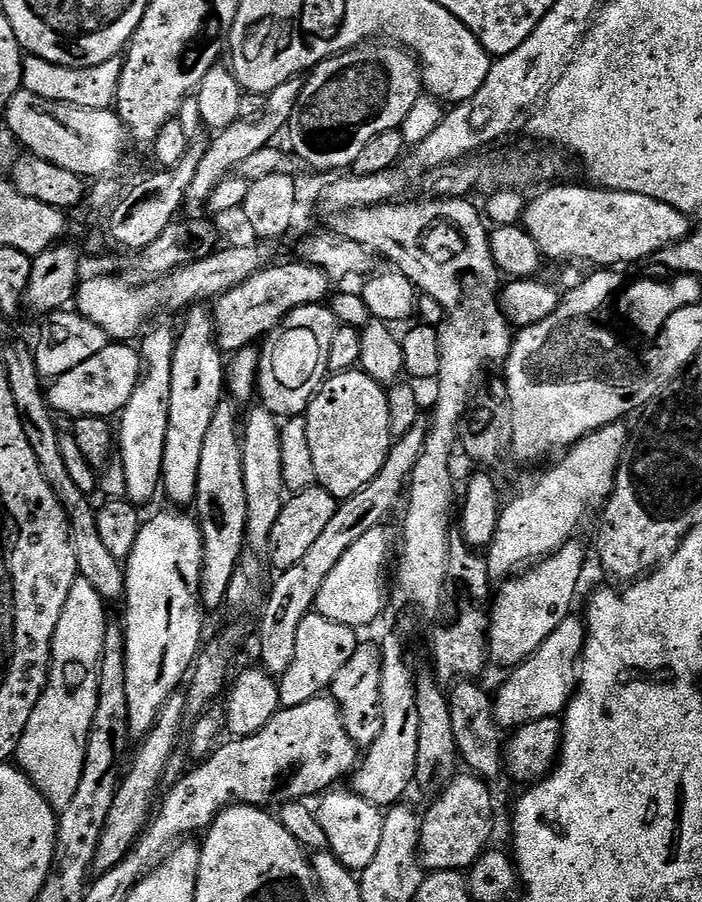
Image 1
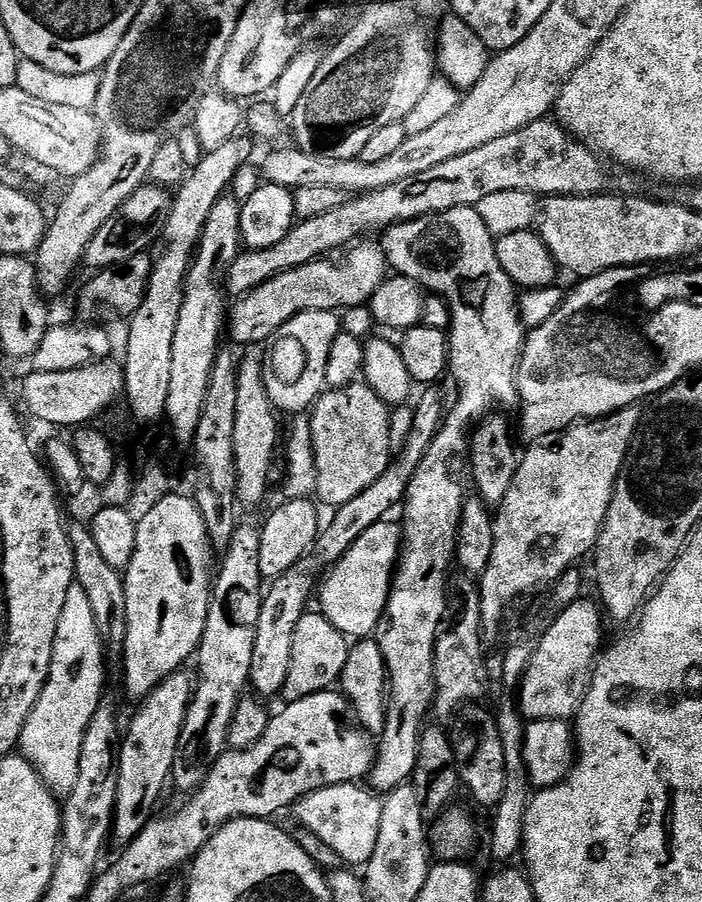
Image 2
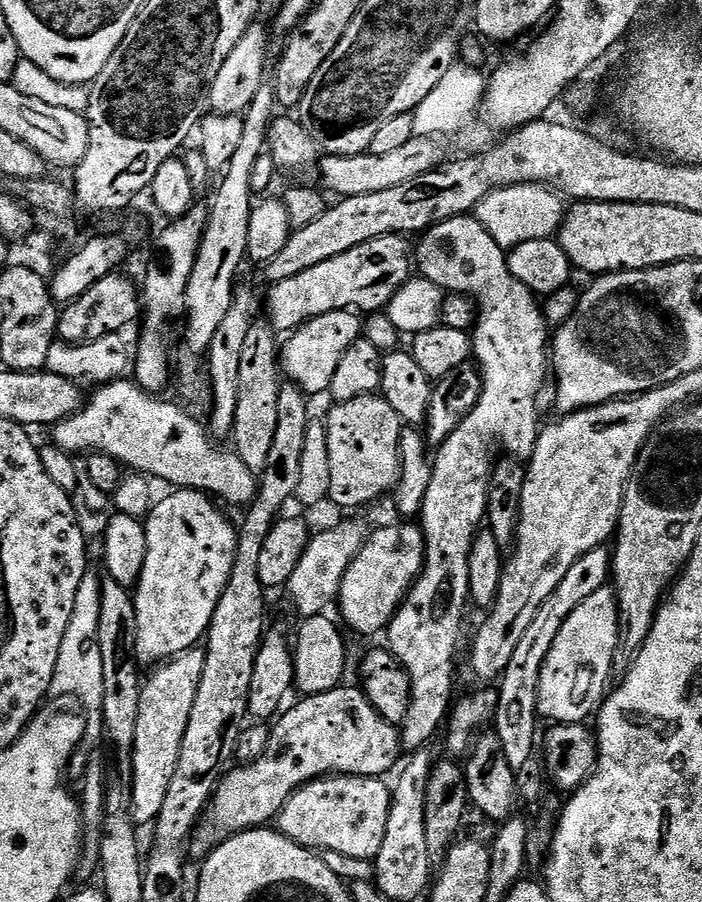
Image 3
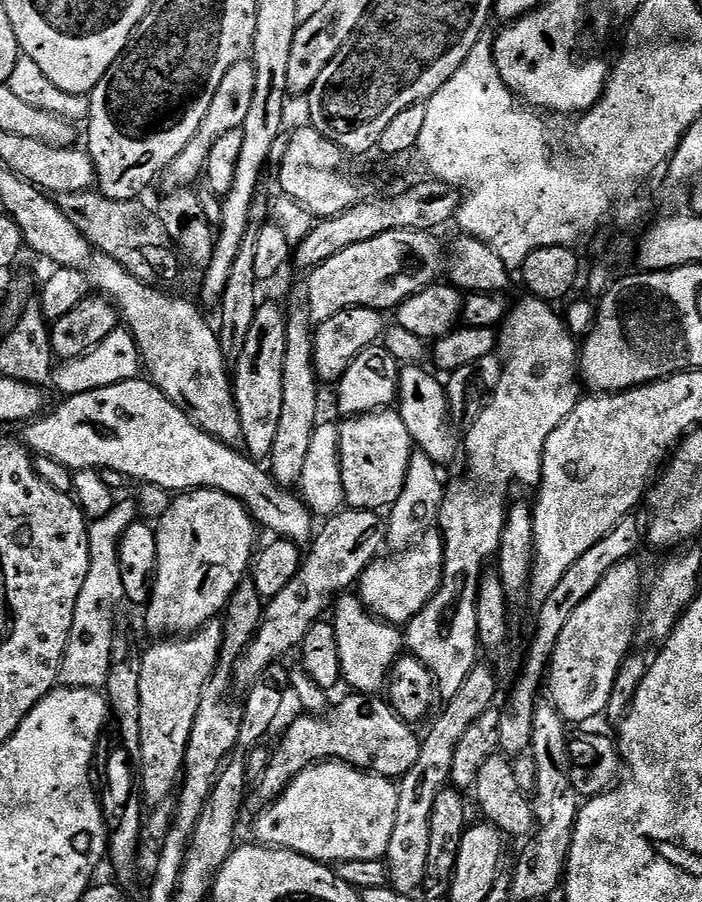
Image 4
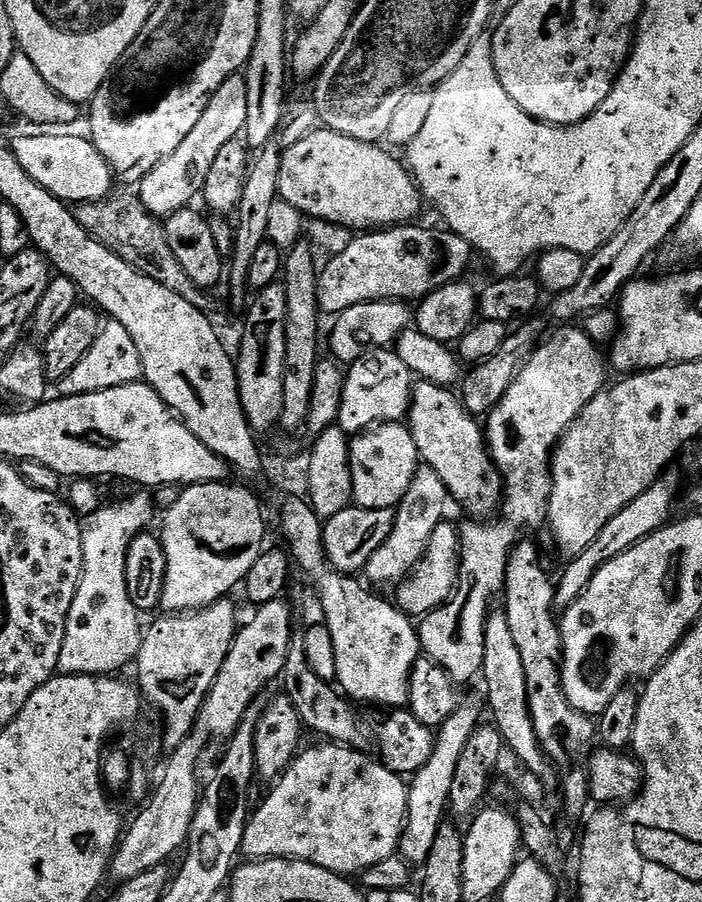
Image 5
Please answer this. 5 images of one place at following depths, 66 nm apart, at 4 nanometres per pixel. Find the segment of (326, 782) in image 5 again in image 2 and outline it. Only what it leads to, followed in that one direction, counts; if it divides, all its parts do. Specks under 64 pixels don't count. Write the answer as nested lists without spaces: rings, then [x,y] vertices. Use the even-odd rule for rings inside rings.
[[[360,782],[326,786],[305,796],[294,808],[299,823],[318,834],[318,838],[322,838],[322,842],[326,842],[348,866],[367,865],[374,854],[374,846],[378,846],[378,828],[382,826],[384,802],[371,787],[364,786]]]

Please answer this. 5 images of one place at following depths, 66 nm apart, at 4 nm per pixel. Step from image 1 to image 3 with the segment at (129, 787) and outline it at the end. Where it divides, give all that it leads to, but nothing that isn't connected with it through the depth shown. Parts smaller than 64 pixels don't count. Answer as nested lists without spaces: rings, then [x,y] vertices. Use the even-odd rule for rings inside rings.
[[[194,647],[181,656],[167,661],[155,669],[152,677],[145,679],[141,690],[141,706],[138,707],[137,729],[134,732],[134,746],[130,761],[133,770],[133,810],[132,817],[137,825],[155,825],[158,814],[162,810],[162,802],[166,802],[166,790],[170,790],[170,778],[174,778],[174,770],[178,766],[178,754],[182,750],[182,738],[186,734],[186,726],[190,722],[190,710],[194,710],[194,698],[198,694],[198,686],[202,682],[202,672],[206,666],[206,658],[199,647]]]

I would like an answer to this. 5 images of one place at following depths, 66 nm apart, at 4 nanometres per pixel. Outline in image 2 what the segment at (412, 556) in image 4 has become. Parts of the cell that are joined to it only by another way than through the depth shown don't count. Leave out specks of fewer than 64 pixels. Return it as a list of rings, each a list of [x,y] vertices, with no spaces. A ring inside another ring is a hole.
[[[391,519],[379,520],[366,534],[362,534],[346,550],[346,554],[331,565],[324,590],[319,591],[319,611],[343,636],[368,638],[376,627],[381,627],[388,610],[388,597],[392,594],[392,582],[402,555],[405,541],[404,530],[399,523],[391,524]]]

